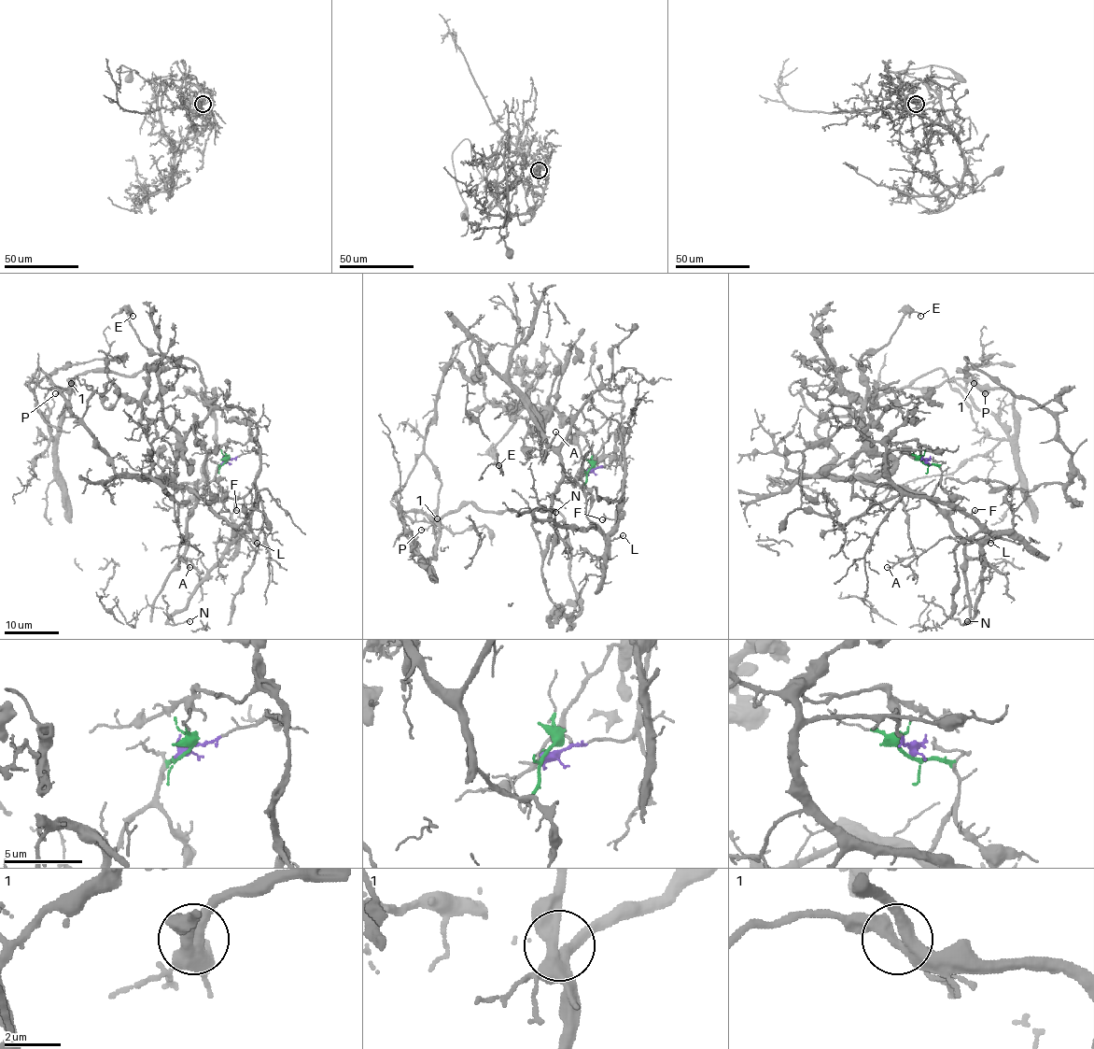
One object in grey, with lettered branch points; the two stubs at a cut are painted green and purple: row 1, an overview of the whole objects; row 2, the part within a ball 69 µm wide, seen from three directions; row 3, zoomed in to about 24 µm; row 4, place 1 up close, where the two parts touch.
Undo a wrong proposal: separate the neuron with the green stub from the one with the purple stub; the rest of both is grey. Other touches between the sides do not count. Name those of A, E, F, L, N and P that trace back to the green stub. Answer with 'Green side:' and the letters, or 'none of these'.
Green side: A, E, P

